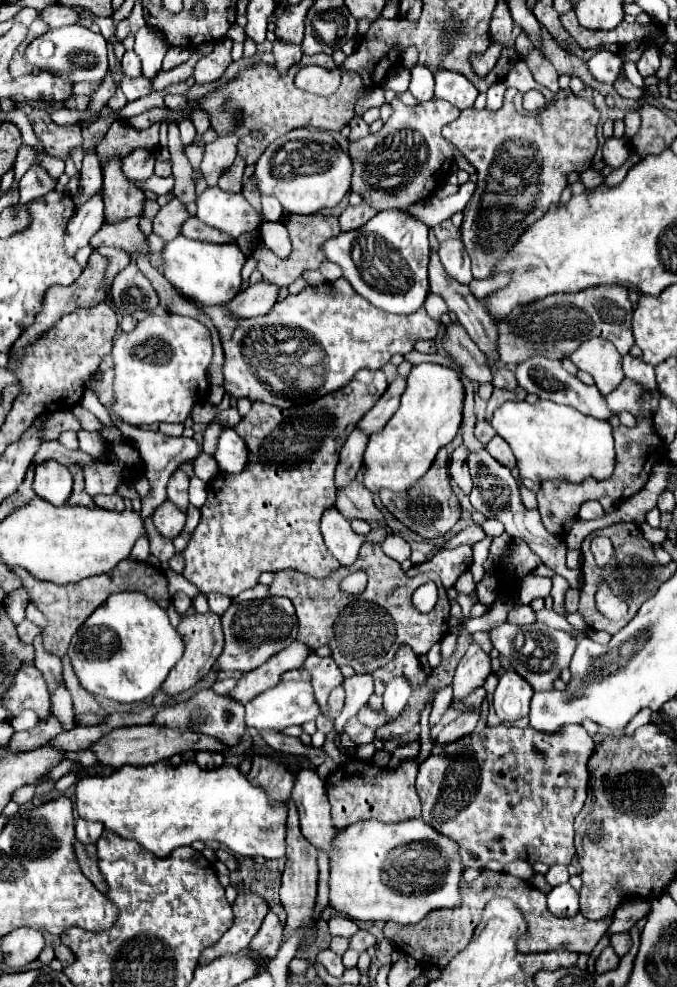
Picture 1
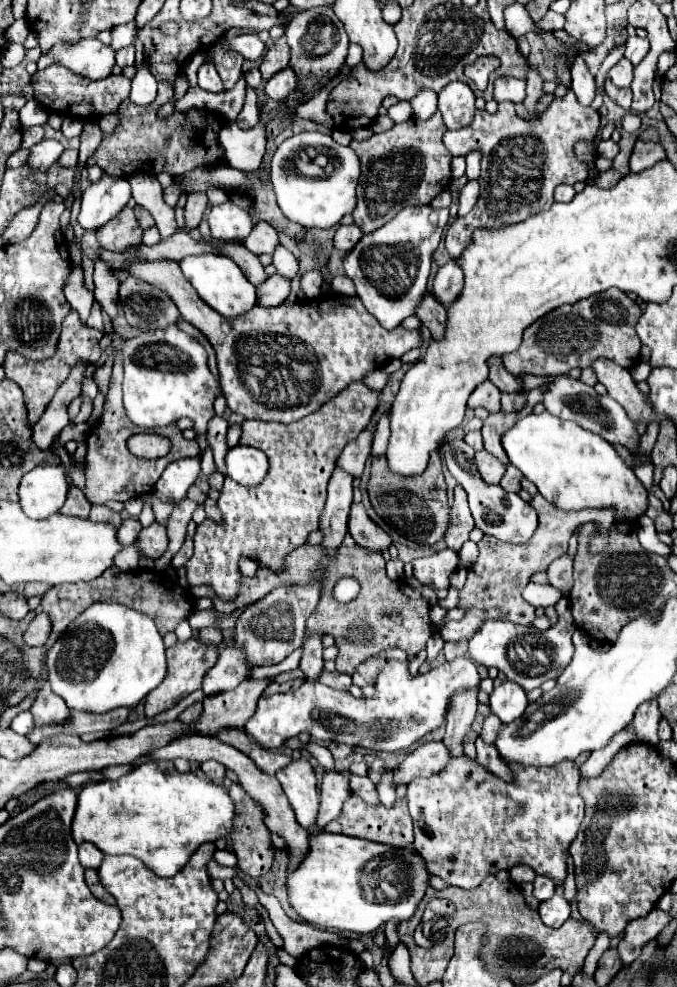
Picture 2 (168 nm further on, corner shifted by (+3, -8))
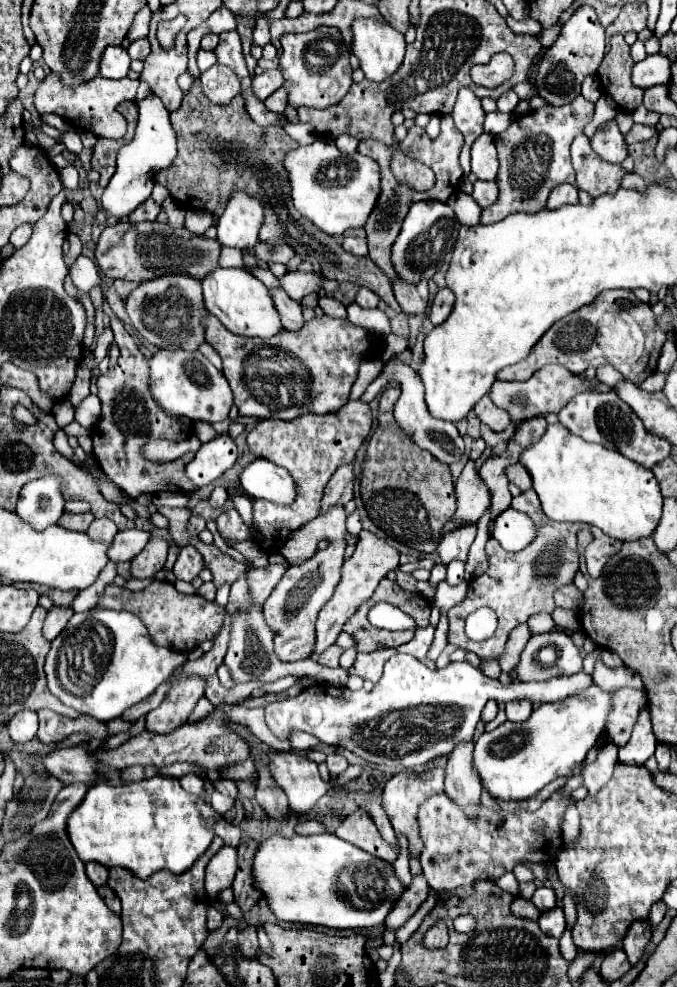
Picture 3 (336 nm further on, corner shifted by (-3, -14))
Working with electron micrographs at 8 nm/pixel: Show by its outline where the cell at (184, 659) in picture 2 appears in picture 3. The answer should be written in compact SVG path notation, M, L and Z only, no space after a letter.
M188 677L180 679L166 695L164 703L146 715L146 731L150 733L172 733L188 721L188 715L196 703L204 697L204 679Z

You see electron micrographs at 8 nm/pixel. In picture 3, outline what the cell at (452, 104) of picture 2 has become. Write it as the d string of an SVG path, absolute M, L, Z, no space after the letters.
M462 89L458 93L458 99L456 99L456 105L452 111L452 119L454 119L454 125L464 135L464 147L460 153L460 165L464 169L464 175L471 173L470 147L484 133L484 129L482 129L484 117L486 117L486 113L480 105L480 99L476 95L472 95L472 91Z

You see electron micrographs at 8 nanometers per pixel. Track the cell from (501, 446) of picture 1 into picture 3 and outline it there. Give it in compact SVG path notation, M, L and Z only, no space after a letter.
M466 463L466 467L462 469L460 477L454 483L454 495L456 495L456 513L442 527L442 535L464 525L476 525L478 519L488 509L488 489L484 487L484 483L480 483L474 463Z

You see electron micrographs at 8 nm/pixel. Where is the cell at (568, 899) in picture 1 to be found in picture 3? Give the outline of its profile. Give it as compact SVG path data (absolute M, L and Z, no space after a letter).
M554 907L552 911L544 911L538 919L538 925L540 929L546 933L546 935L552 935L552 937L560 937L566 929L566 919L564 919L564 913L560 907Z

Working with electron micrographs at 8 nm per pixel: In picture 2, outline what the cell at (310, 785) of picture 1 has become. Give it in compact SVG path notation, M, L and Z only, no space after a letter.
M304 757L292 761L288 767L280 769L276 773L276 779L280 781L280 785L296 813L296 821L304 829L310 829L316 823L318 809L320 809L318 781L316 781L310 761Z

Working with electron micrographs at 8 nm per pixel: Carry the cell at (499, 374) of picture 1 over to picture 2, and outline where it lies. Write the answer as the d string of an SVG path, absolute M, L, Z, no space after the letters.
M502 393L502 411L520 411L526 405L526 393Z

